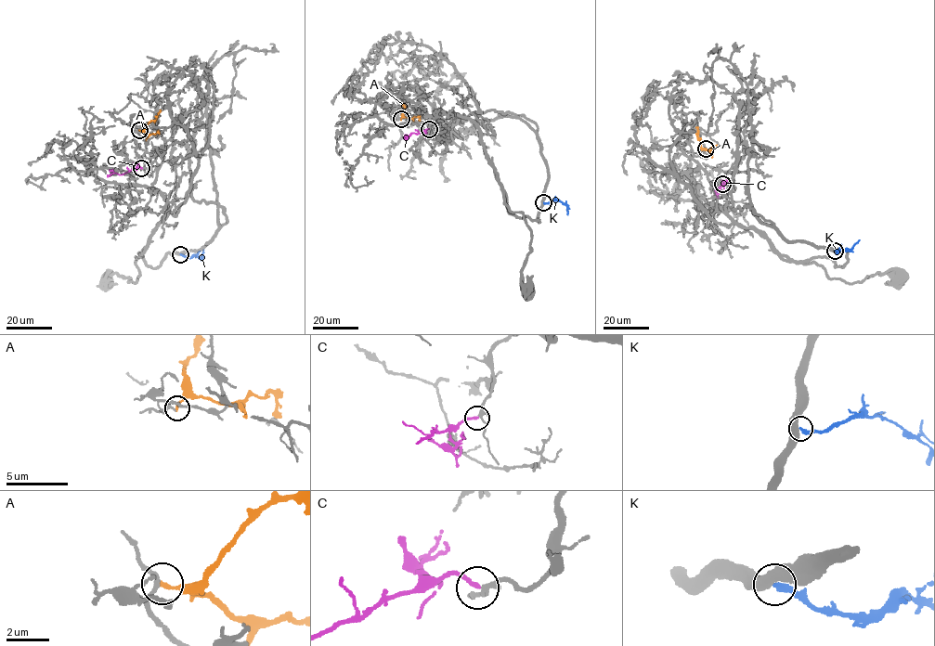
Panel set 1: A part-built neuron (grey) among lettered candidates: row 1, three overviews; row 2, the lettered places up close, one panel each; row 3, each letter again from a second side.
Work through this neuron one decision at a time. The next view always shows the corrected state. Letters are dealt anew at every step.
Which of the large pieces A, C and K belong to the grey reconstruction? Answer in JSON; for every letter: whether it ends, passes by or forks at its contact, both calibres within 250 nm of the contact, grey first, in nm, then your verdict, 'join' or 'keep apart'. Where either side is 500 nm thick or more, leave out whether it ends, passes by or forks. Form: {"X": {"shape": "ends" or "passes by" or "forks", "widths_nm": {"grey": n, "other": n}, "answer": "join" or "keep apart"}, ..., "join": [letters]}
{"A": {"shape": "ends", "widths_nm": {"grey": 160, "other": 200}, "answer": "keep apart"}, "C": {"shape": "ends", "widths_nm": {"grey": 180, "other": 200}, "answer": "join"}, "K": {"widths_nm": {"grey": 550, "other": 280}, "answer": "keep apart"}, "join": ["C"]}

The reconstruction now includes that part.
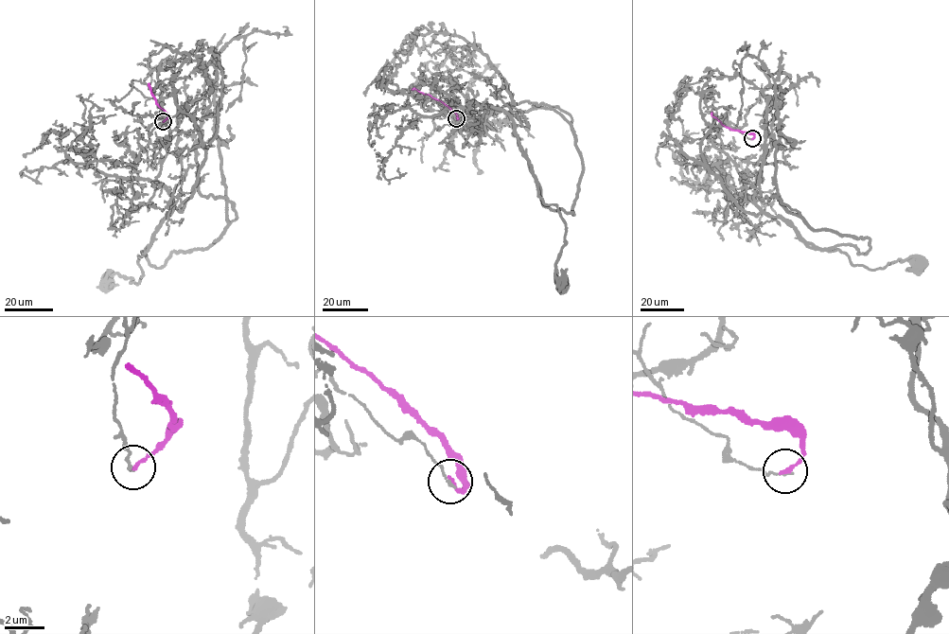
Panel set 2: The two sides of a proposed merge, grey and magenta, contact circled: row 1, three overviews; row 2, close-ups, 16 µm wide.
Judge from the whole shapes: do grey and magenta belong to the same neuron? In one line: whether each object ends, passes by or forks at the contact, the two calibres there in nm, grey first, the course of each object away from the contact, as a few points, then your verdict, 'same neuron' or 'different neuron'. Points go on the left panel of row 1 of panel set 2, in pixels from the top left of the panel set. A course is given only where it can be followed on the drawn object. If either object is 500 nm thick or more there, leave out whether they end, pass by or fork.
grey ends; magenta ends; calibres 110 and 170 nm; course grey (163, 121), (160, 97), (170, 134), (156, 180), (173, 205), (138, 256), (139, 283), (116, 273), (108, 280); course magenta (163, 121), (168, 116), (156, 104), (149, 83); different neuron

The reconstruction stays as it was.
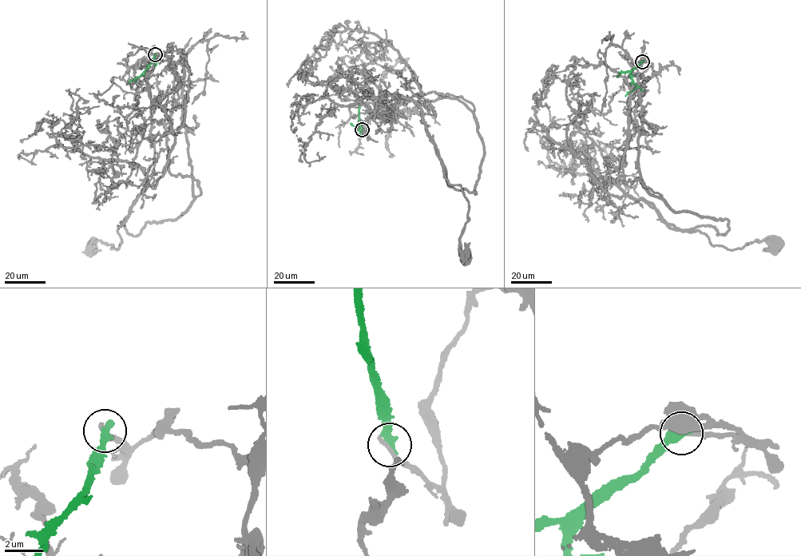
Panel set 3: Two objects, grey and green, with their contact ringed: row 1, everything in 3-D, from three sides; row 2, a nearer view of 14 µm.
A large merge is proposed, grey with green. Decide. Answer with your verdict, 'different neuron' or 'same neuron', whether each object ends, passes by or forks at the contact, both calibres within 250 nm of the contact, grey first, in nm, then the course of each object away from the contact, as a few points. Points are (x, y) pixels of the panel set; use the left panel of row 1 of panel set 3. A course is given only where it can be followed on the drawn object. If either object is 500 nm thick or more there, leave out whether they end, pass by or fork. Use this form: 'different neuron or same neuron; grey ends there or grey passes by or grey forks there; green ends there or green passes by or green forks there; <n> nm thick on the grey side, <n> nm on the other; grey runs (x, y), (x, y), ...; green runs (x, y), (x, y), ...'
different neuron; grey ends there; green ends there; 320 nm thick on the grey side, 480 nm on the other; grey runs (155, 55), (168, 57), (174, 73), (170, 124), (153, 144), (146, 187), (117, 226), (118, 248), (92, 247); green runs (155, 55), (141, 74), (127, 83)

